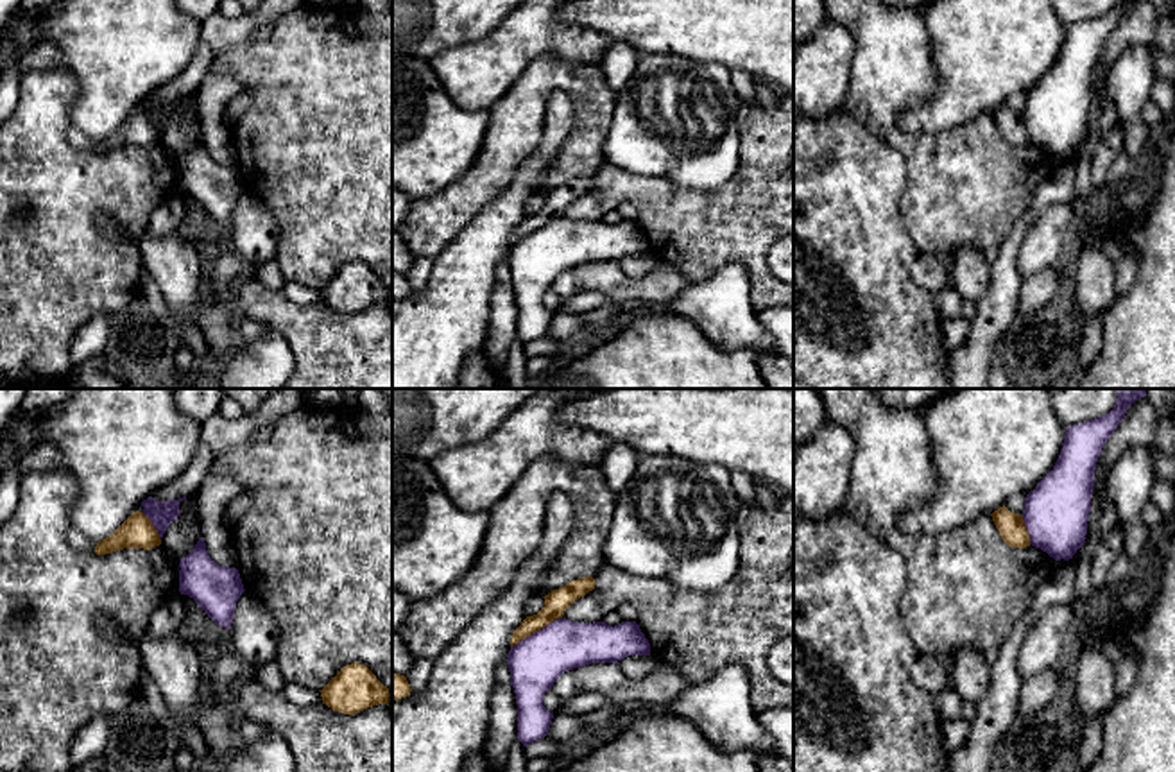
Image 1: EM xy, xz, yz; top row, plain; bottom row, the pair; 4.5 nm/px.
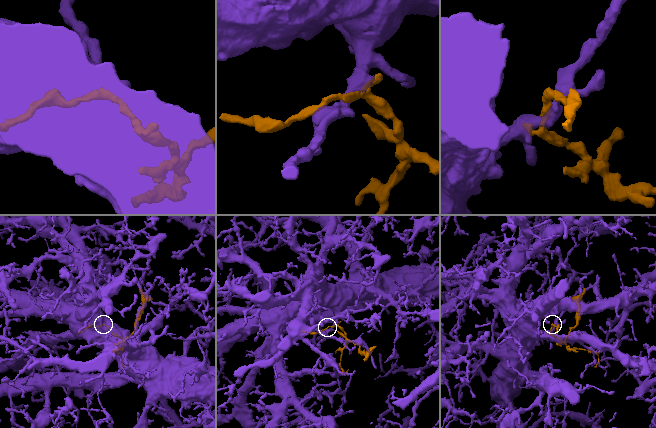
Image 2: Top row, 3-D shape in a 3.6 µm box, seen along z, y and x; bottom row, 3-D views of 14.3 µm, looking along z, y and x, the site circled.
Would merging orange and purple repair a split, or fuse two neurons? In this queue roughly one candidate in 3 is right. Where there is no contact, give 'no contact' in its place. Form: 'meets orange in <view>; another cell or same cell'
meets orange in xz; another cell

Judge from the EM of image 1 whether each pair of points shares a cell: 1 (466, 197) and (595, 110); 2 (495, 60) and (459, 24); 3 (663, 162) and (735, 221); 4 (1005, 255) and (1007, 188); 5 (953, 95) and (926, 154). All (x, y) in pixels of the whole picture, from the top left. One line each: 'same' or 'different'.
1: same
2: different
3: different
4: different
5: different

